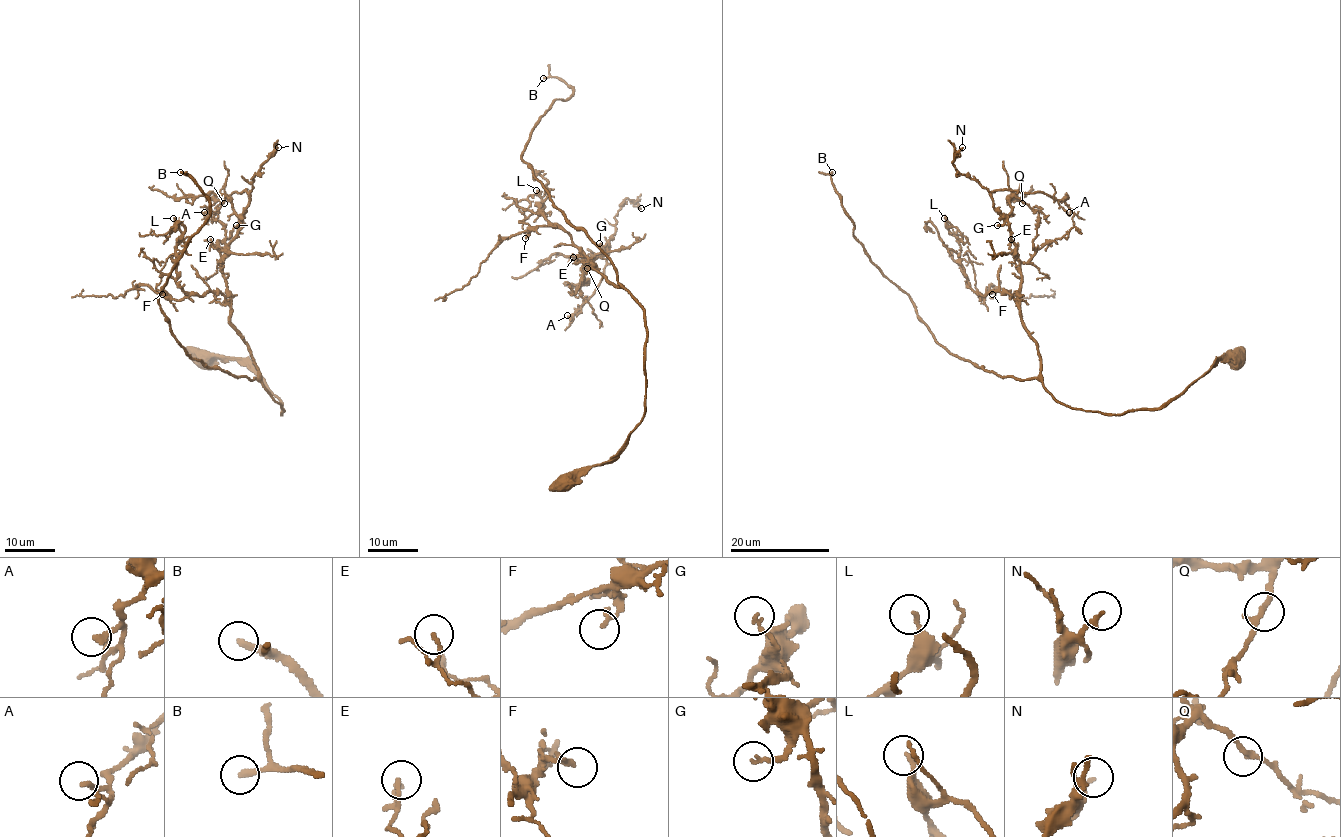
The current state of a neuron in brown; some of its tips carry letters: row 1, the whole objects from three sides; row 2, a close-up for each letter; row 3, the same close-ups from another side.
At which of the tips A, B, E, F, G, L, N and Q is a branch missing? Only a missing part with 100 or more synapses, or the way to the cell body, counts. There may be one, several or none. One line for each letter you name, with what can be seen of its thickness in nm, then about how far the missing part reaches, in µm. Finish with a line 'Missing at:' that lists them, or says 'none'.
B: calibre 240 nm; missing 60 µm
Missing at: B

